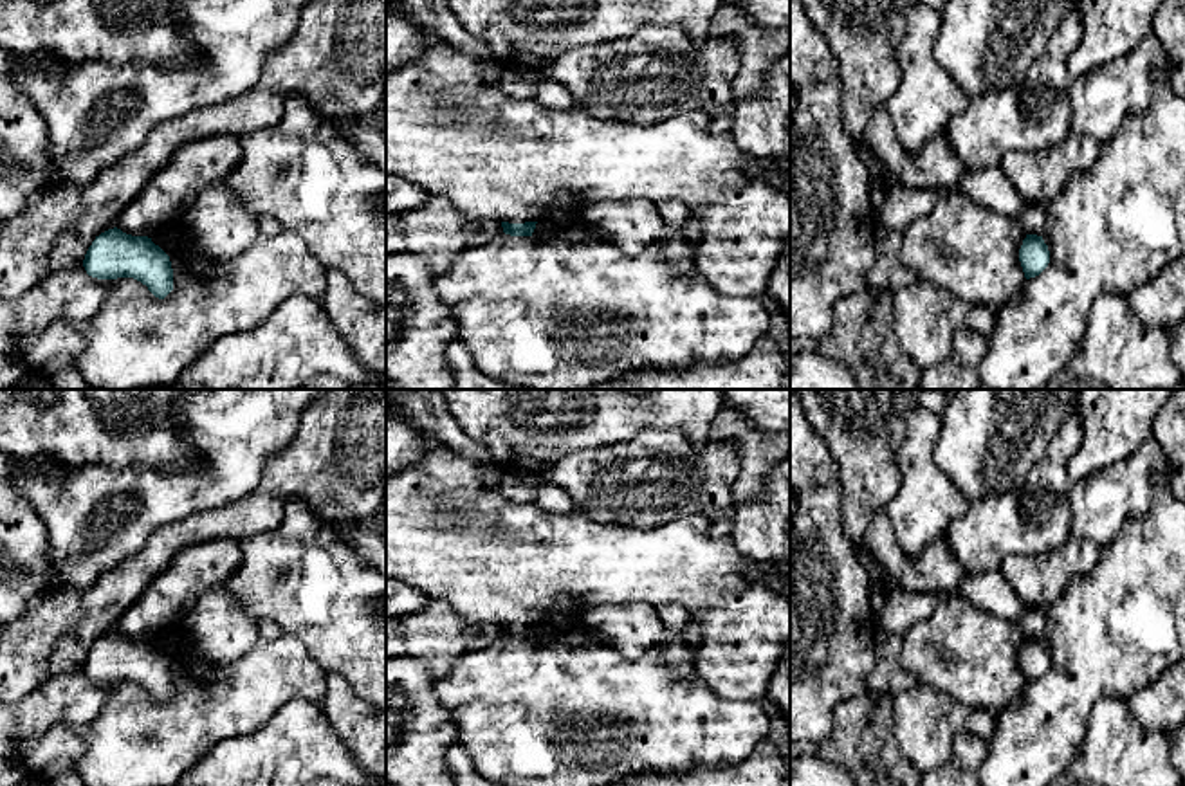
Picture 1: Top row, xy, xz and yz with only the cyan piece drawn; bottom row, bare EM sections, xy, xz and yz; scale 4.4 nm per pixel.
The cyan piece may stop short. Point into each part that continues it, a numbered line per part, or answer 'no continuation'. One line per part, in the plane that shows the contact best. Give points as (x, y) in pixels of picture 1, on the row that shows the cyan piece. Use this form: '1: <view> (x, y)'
no continuation

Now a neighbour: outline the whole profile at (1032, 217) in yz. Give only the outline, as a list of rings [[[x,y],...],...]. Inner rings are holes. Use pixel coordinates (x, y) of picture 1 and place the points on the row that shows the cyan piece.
[[[1023,204],[1019,222],[1023,224],[1026,234],[1041,236],[1046,224],[1046,206]]]

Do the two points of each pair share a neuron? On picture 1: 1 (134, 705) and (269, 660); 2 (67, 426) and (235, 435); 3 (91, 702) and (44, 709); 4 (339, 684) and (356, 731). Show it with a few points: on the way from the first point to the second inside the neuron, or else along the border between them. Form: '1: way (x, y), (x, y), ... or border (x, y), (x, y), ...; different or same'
1: way (168, 712), (201, 712), (235, 694); same
2: border (174, 408), (174, 419), (197, 455), (188, 471); different
3: way (80, 702), (55, 702); same
4: way (339, 694), (343, 709), (354, 720); same

